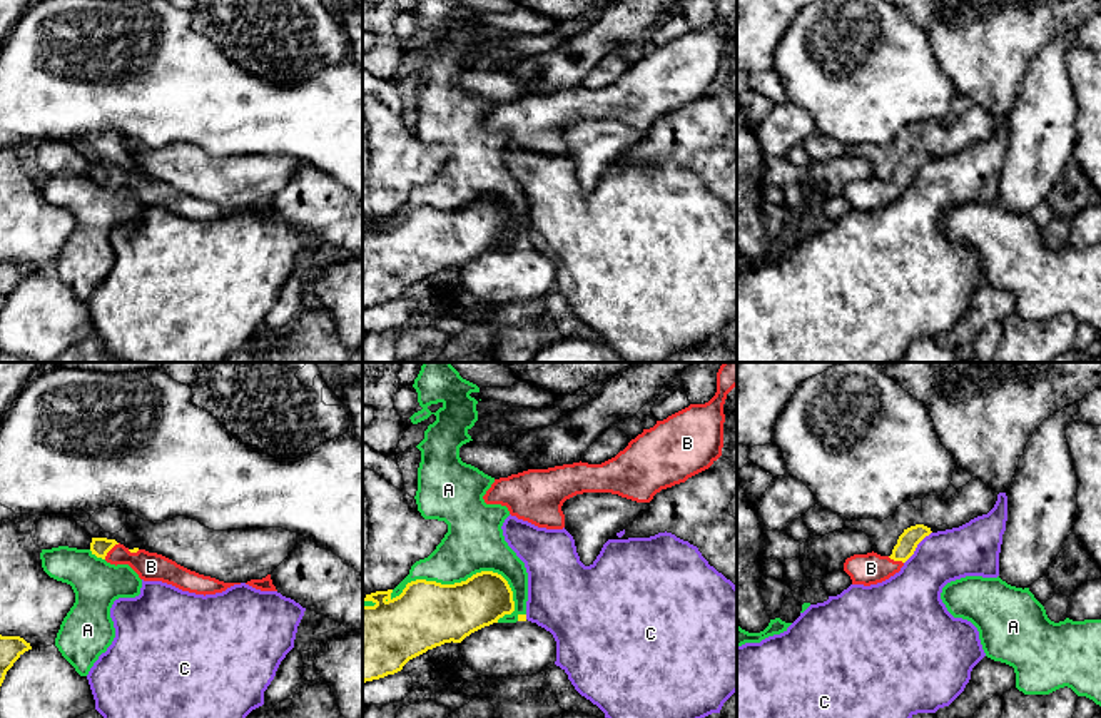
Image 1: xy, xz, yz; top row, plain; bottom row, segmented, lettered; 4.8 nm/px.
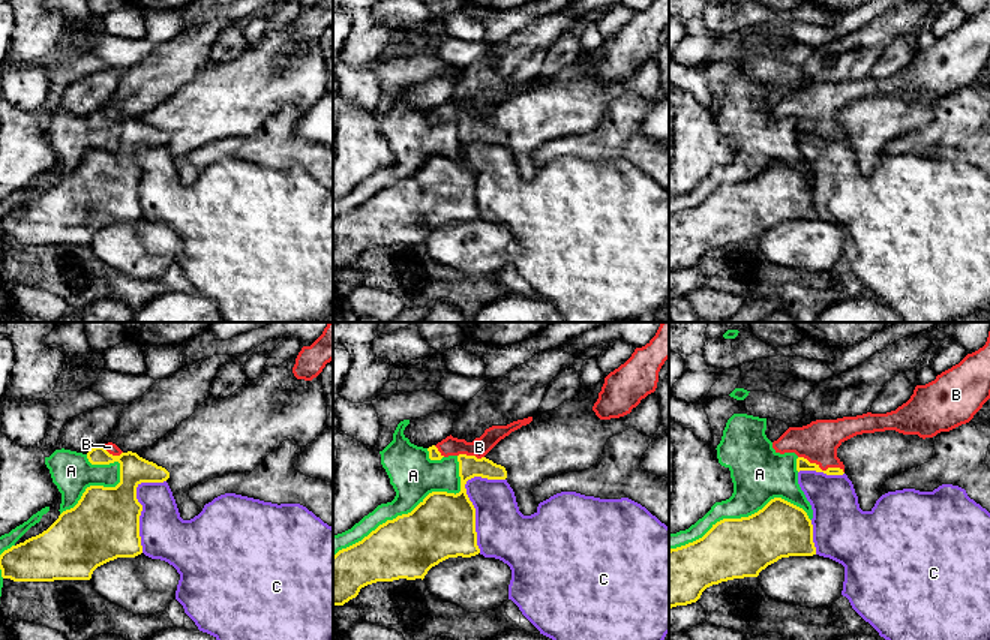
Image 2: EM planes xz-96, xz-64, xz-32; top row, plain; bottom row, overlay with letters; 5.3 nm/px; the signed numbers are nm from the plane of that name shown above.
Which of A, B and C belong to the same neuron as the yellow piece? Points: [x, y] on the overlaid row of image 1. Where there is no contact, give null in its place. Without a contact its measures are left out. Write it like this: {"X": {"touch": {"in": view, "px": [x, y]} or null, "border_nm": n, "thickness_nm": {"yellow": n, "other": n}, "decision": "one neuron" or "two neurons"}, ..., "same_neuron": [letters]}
{"A": {"touch": {"in": "xz", "px": [460, 583]}, "border_nm": 650, "thickness_nm": {"yellow": 320, "other": 280}, "decision": "two neurons"}, "B": {"touch": {"in": "xy", "px": [111, 548]}, "border_nm": 110, "thickness_nm": {"yellow": 90, "other": 140}, "decision": "one neuron"}, "C": {"touch": {"in": "yz", "px": [916, 546]}, "border_nm": 200, "thickness_nm": {"yellow": 100, "other": 280}, "decision": "two neurons"}, "same_neuron": ["B"]}

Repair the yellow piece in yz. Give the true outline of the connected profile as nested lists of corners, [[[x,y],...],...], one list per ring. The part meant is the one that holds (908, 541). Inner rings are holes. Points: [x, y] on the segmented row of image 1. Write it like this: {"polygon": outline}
{"polygon": [[[916,524],[899,536],[890,556],[877,553],[854,554],[845,559],[844,571],[850,576],[852,584],[877,584],[901,571],[904,563],[914,554],[917,544],[932,531],[924,524]]]}

